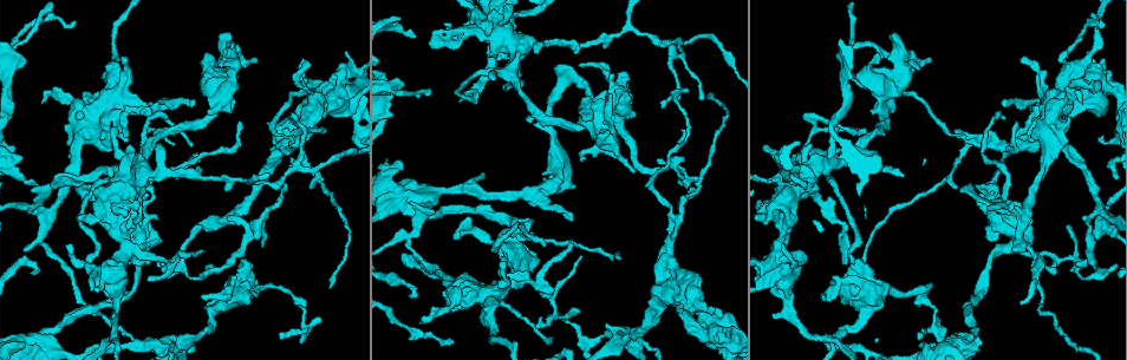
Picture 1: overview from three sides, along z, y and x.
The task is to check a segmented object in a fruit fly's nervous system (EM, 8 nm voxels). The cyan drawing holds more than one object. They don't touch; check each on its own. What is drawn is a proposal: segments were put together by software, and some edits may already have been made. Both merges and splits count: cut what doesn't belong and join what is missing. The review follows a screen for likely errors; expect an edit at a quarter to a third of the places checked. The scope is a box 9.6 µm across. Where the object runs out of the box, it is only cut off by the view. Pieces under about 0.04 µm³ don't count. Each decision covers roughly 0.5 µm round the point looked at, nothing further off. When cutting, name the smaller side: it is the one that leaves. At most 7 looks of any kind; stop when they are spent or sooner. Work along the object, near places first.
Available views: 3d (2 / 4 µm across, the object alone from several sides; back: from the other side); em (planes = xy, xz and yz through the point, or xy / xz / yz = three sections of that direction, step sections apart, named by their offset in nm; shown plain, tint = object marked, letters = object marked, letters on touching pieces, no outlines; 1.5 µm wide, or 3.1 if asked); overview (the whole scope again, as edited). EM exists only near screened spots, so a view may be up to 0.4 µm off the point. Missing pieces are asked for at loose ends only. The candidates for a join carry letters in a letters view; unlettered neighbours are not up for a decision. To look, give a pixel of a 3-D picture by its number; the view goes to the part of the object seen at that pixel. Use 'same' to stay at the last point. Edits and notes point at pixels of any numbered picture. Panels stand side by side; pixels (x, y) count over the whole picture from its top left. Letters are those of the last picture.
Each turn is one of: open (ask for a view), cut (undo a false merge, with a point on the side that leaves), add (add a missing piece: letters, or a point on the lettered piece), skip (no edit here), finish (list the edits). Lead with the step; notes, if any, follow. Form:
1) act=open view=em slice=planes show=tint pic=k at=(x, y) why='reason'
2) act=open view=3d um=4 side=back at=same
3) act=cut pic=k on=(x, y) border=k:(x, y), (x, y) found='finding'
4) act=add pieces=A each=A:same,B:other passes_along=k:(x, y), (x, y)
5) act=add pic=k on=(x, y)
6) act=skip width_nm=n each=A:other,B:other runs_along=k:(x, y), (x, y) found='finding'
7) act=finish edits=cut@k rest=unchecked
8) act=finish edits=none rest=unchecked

act=open view=em slice=planes show=tint pic=1 at=(248, 237) why='branch point'

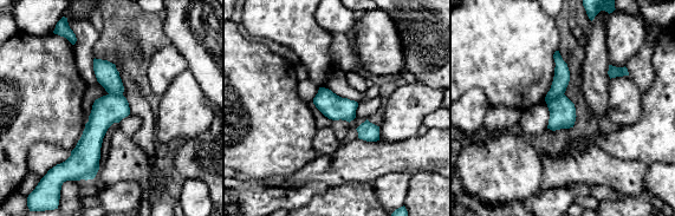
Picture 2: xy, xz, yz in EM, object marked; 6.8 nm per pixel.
act=open view=em slice=planes show=letters at=same

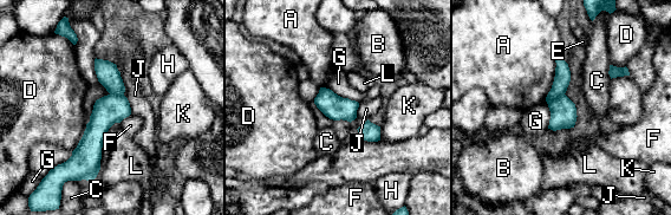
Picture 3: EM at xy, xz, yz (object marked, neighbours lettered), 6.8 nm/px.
act=cut pic=3 on=(562, 110) each=A:other,B:other,C:other,D:other,E:other,F:other,G:other,H:other,J:other,K:other,L:other part_leaving=3:(122, 98), (96, 129), (86, 175) found='a second neuron is stuck on'

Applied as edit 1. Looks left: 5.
act=open view=overview why='see it whole again'

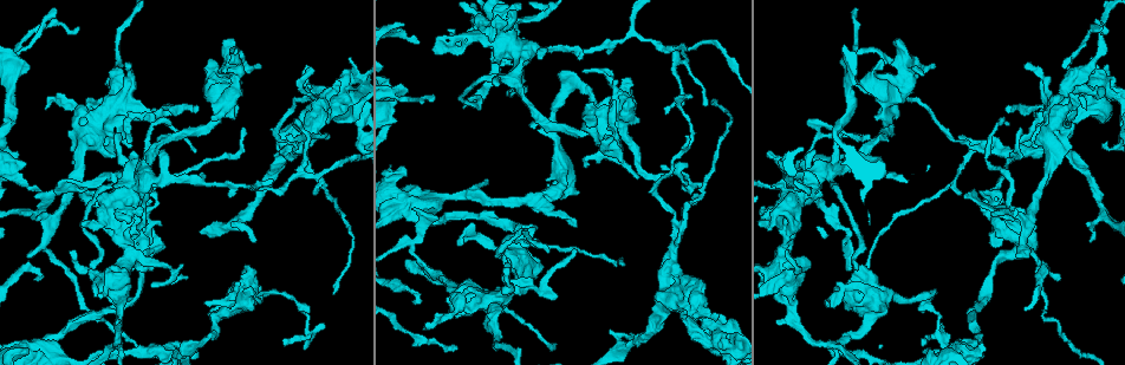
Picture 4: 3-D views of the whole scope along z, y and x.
act=open view=em slice=planes show=tint pic=4 at=(242, 128) why='tapers out'

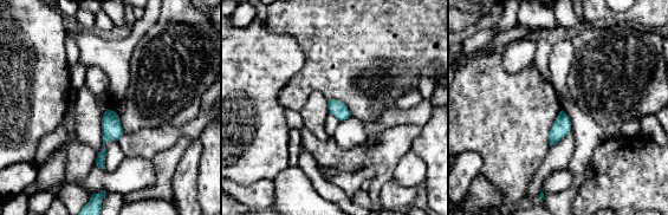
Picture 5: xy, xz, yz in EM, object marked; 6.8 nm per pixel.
act=open view=em slice=planes show=letters at=same why='what lies round it'

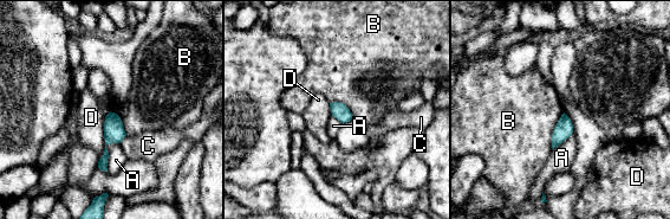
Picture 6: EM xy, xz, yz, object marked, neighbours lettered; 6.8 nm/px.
act=skip each=A:other,B:other,C:other,D:other found='none of them fits'

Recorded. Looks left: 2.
act=open view=em slice=planes show=letters pic=4 at=(662, 167) why='branch stops here'

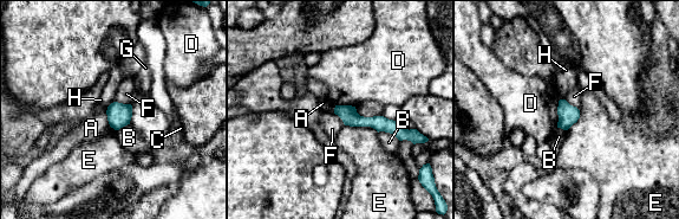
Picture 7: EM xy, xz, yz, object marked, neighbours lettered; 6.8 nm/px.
act=skip each=A:other,B:other,C:other,D:other,E:other,F:other,G:other,H:other border=7:(105, 113), (110, 126) found='no lettered piece goes on from it'

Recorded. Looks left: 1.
act=finish edits=cut@3 rest=unchecked

